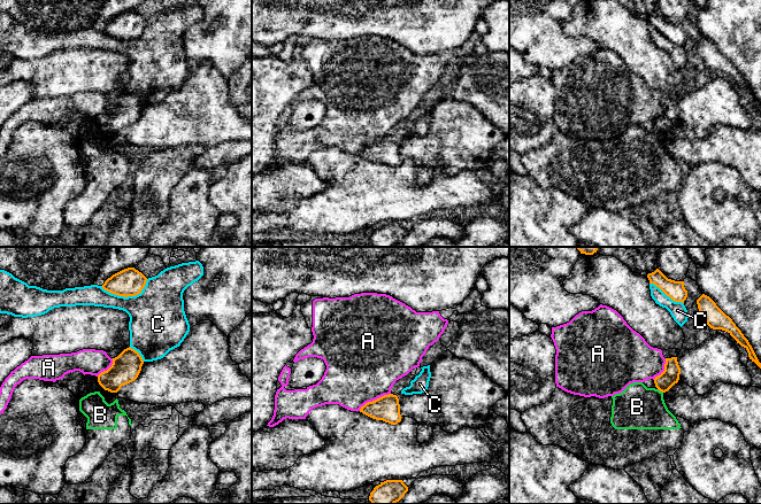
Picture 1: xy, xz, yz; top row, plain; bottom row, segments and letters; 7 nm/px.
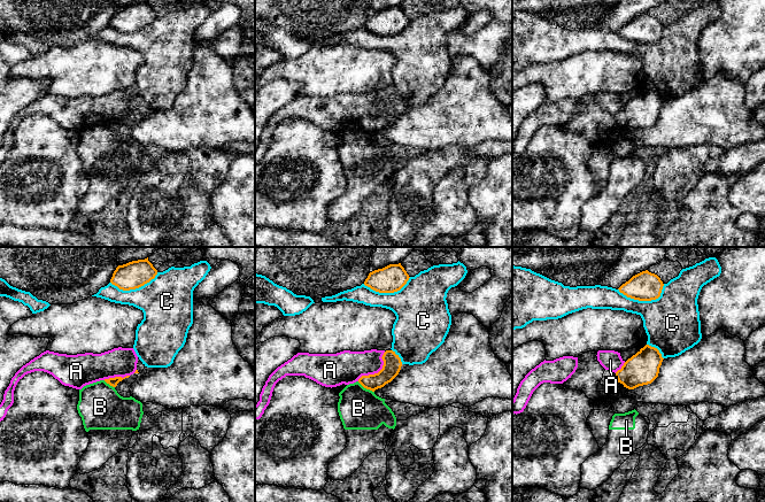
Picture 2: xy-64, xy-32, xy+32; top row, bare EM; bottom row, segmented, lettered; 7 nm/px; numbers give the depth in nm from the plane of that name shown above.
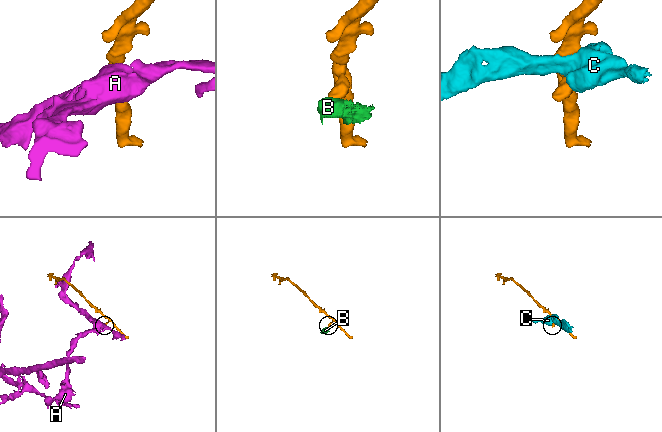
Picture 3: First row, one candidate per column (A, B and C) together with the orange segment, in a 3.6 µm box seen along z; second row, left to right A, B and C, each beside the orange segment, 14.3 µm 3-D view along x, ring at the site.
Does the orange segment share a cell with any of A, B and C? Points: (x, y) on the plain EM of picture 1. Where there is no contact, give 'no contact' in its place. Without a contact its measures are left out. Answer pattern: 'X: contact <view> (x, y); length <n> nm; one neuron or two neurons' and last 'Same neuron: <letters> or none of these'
A: contact xz (375, 142); length 260 nm; two neurons
B: contact yz (660, 133); length 50 nm; two neurons
C: contact xy (127, 39); length 340 nm; two neurons
Same neuron: none of these

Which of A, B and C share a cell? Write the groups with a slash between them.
A / B / C

